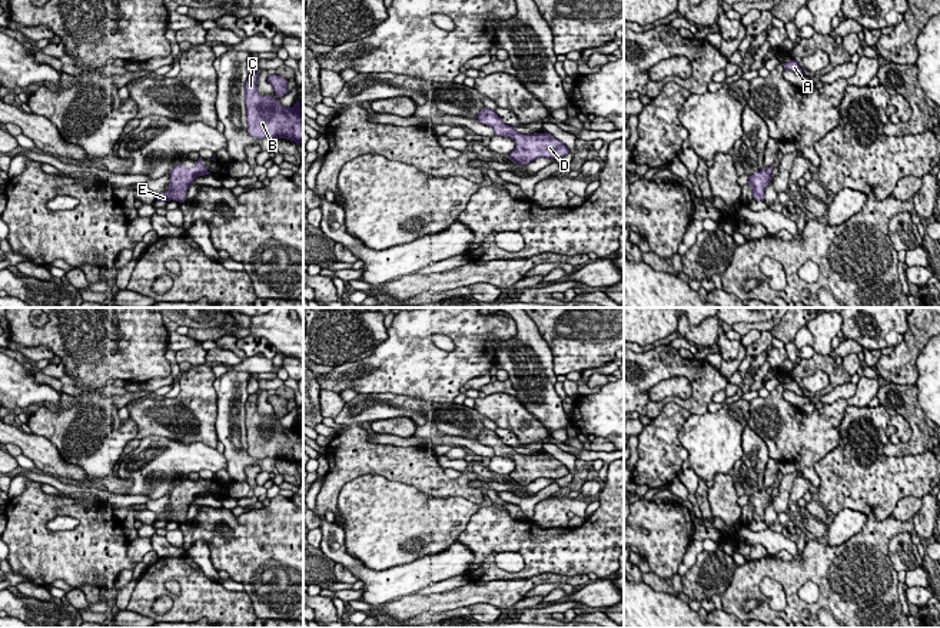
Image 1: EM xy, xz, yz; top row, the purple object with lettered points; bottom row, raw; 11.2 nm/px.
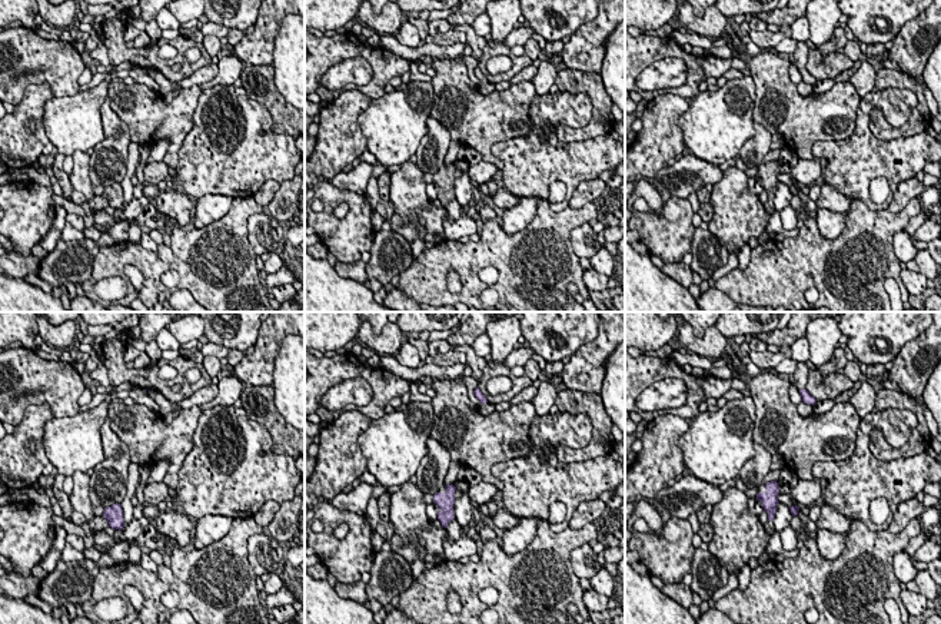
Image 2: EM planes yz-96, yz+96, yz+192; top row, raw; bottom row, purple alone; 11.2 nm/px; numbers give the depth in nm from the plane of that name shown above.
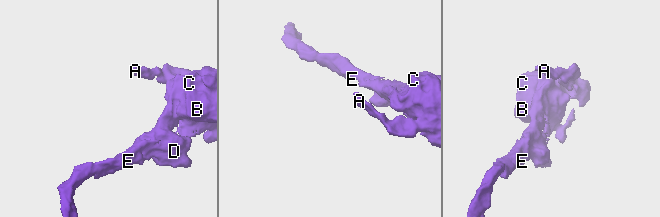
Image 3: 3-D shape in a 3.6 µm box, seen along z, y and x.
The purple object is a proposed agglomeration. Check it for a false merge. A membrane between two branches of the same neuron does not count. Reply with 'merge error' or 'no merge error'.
no merge error

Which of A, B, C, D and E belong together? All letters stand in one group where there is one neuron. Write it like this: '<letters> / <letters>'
A B C D E

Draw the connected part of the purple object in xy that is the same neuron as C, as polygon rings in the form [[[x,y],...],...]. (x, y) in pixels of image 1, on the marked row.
[[[250,73],[245,84],[248,133],[255,139],[286,139],[296,144],[303,142],[303,109],[299,100],[292,107],[283,107],[276,99],[289,93],[288,80],[269,76],[275,97],[258,92],[259,73]]]

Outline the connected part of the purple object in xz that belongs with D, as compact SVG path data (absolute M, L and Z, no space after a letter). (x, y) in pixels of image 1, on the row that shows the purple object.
M486 107L478 113L478 122L491 126L495 136L505 136L515 142L515 149L508 157L518 166L529 165L539 157L559 159L569 153L569 149L552 134L547 132L534 134L518 133L514 126L505 124L494 110Z

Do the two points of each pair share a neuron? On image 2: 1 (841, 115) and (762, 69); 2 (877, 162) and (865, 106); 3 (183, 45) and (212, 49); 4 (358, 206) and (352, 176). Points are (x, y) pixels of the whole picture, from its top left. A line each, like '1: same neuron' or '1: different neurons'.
1: same neuron
2: same neuron
3: different neurons
4: different neurons

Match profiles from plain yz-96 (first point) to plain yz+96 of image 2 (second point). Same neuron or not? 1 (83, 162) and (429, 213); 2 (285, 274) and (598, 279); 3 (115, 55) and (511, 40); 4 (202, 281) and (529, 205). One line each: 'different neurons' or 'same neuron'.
1: same neuron
2: same neuron
3: different neurons
4: different neurons

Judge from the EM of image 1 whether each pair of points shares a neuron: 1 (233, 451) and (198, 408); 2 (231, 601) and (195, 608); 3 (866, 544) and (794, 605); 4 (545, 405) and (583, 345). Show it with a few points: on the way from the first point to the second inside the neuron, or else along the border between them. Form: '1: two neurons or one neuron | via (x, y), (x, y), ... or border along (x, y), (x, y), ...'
1: two neurons | border along (216, 395), (215, 434), (219, 441)
2: one neuron | via (222, 602), (203, 602)
3: one neuron | via (857, 565), (816, 605)
4: two neurons | border along (545, 342), (551, 352), (552, 369), (557, 374)

